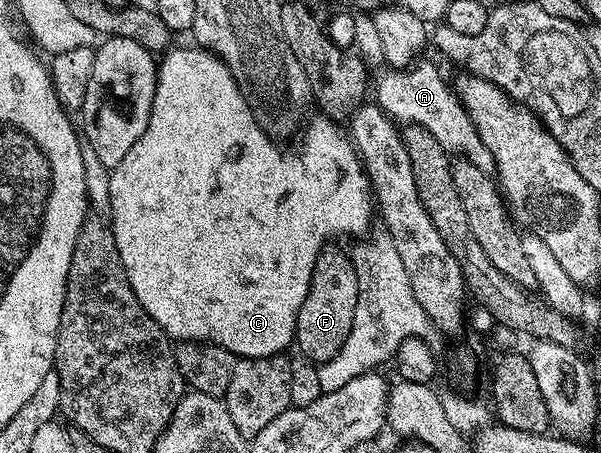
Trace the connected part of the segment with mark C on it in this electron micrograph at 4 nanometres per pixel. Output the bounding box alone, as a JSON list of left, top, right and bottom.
[109,48,375,358]

